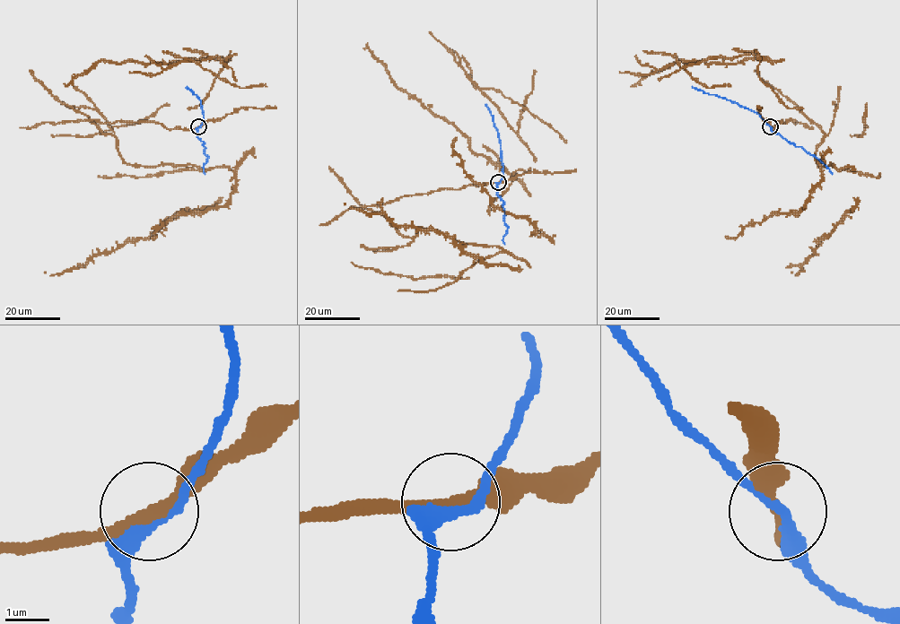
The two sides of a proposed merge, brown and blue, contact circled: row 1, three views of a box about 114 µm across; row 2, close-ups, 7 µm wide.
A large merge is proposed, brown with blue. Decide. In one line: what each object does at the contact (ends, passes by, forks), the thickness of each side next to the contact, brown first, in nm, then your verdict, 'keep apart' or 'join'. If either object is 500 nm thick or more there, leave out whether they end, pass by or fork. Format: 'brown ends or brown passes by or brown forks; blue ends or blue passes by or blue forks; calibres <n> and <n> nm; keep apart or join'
brown passes by; blue passes by; calibres 240 and 280 nm; keep apart

